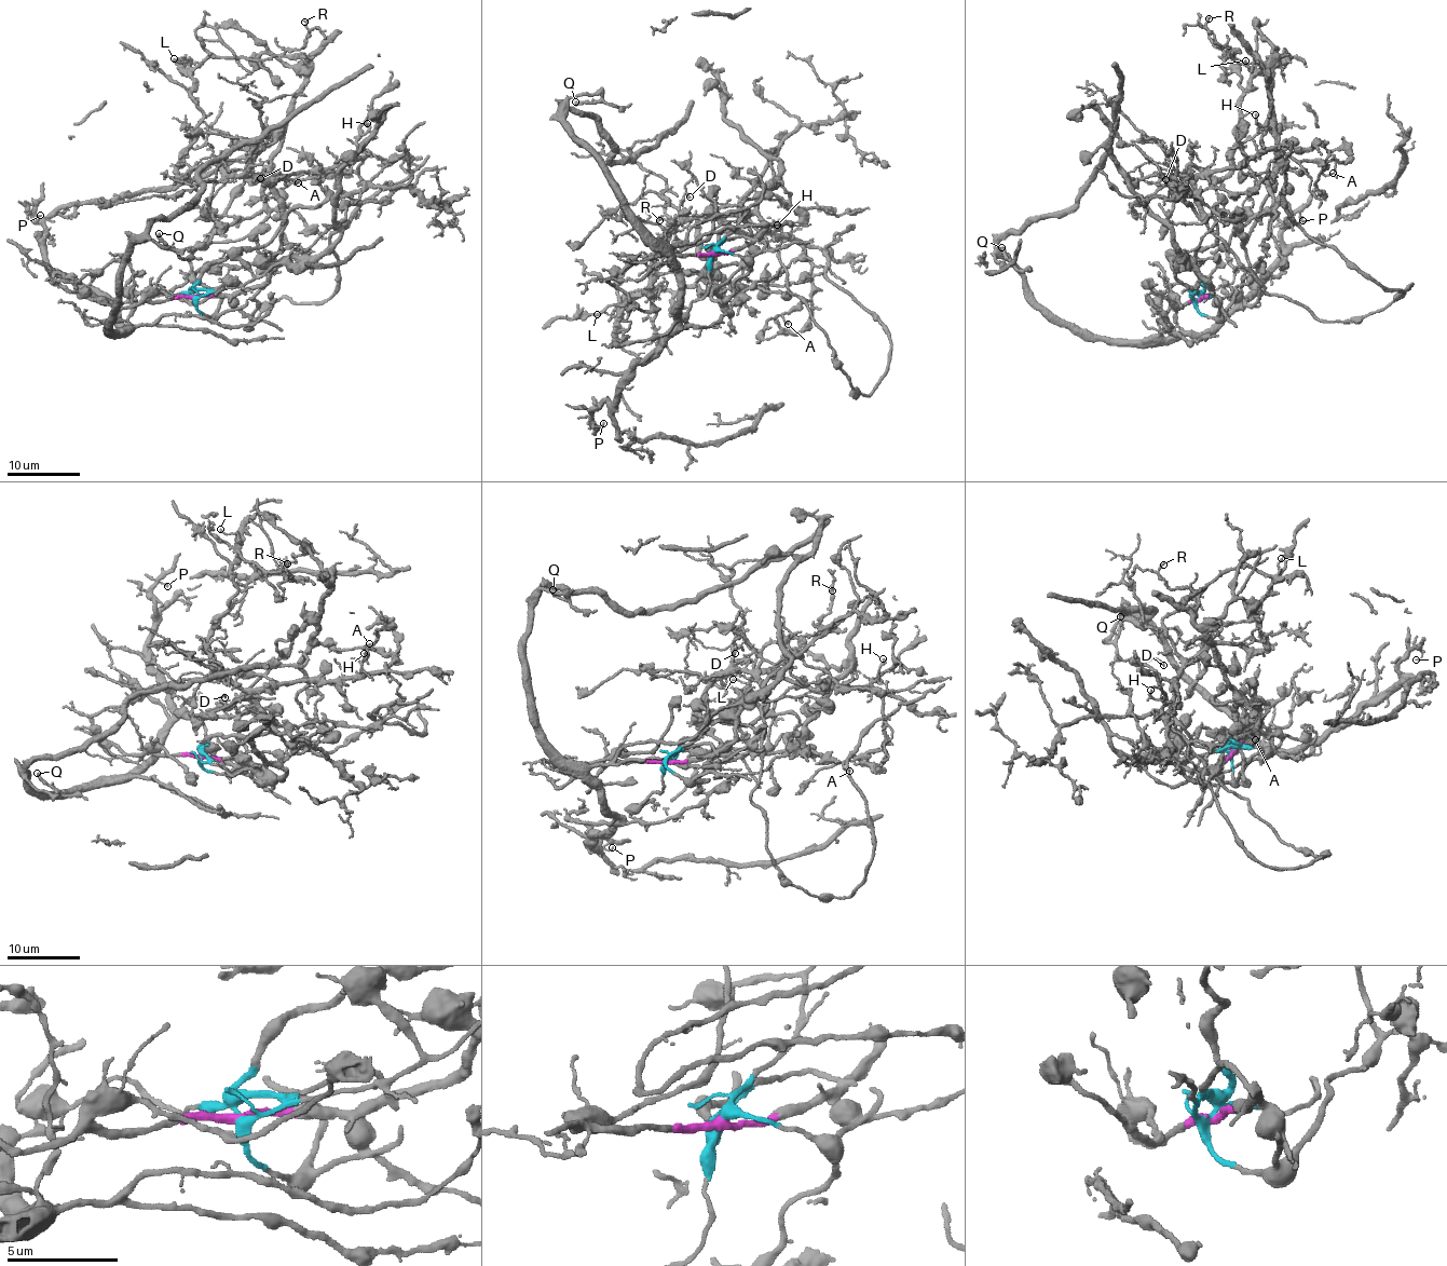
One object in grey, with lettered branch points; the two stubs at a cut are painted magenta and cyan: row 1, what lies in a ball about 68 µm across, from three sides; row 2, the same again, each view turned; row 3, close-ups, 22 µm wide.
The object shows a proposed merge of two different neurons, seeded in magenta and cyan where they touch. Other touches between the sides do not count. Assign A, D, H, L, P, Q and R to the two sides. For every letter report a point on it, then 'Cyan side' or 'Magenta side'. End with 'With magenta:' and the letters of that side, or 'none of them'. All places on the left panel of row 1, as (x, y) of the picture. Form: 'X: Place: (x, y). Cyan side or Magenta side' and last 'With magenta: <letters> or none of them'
A: Place: (298, 182). Cyan side
D: Place: (260, 178). Cyan side
H: Place: (367, 123). Cyan side
L: Place: (174, 58). Cyan side
P: Place: (40, 215). Magenta side
Q: Place: (159, 233). Magenta side
R: Place: (304, 22). Cyan side
With magenta: P, Q

